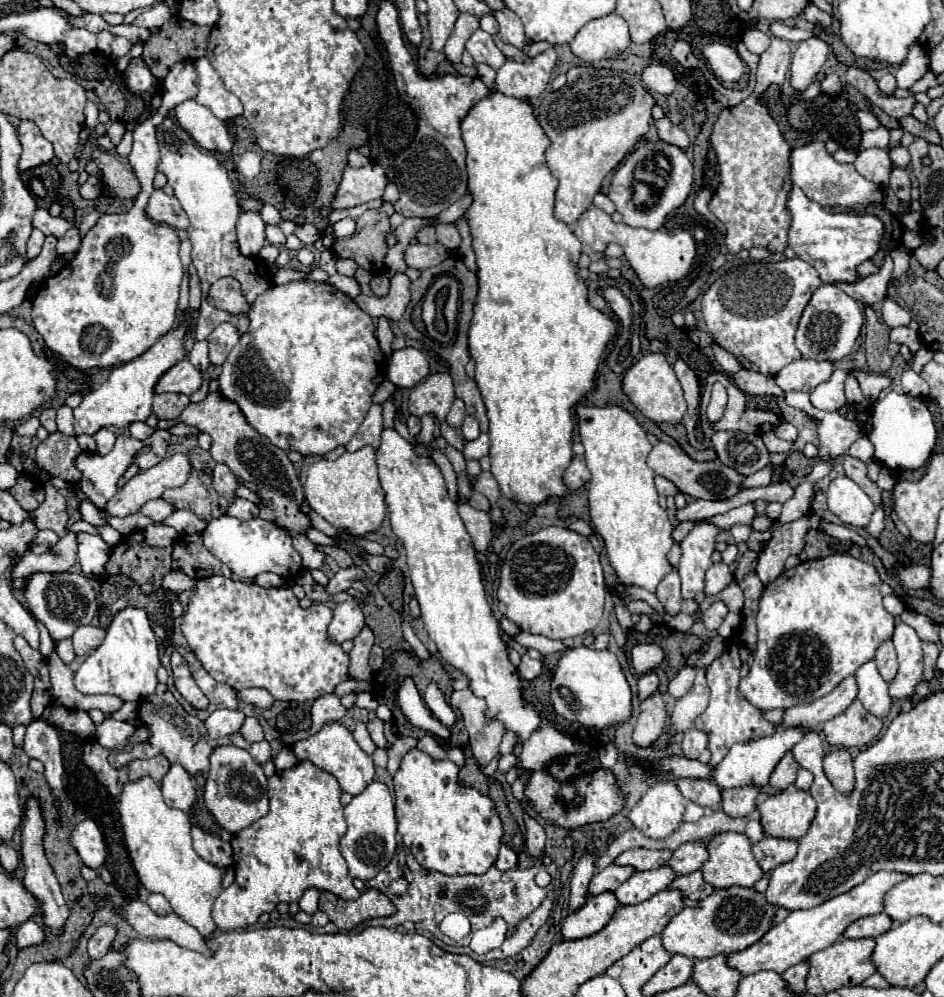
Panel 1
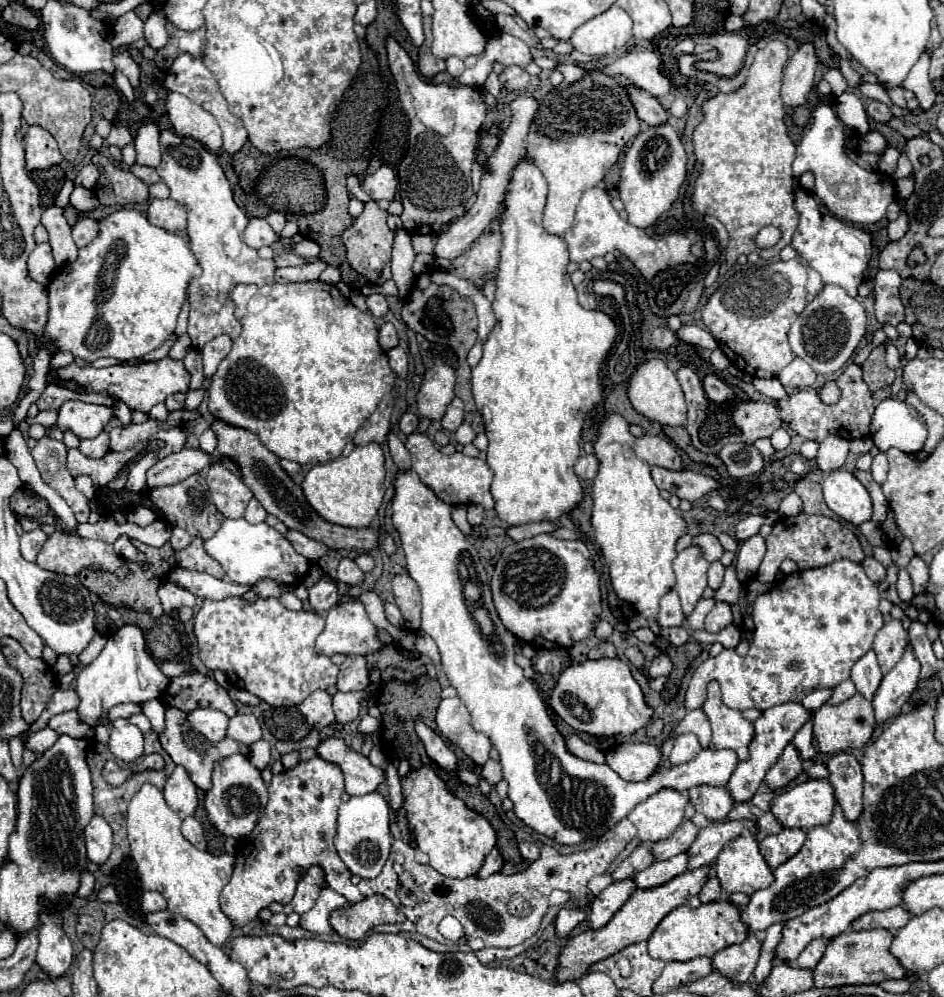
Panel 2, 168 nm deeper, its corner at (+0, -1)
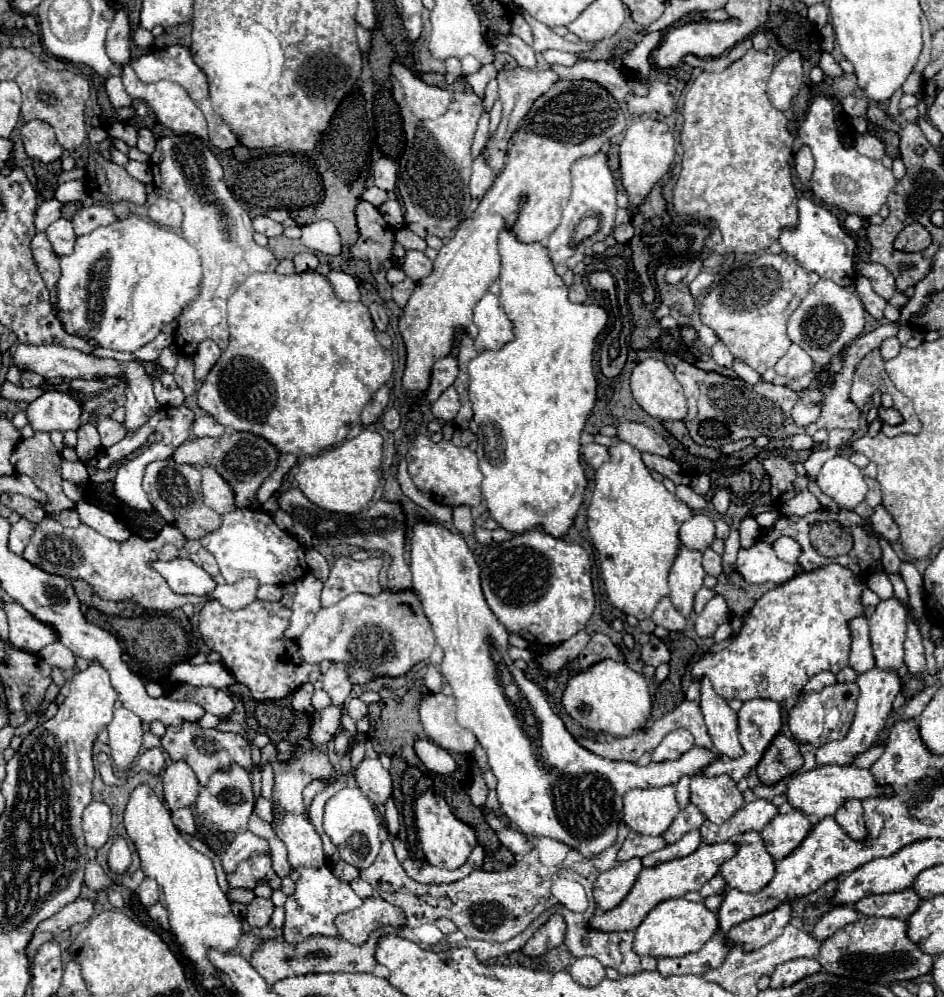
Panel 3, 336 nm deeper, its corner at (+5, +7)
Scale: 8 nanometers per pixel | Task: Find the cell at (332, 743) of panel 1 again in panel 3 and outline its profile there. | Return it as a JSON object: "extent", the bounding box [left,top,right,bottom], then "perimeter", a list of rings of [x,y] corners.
{"extent":[354,760,392,804],"perimeter":[[[362,760],[354,780],[356,780],[356,786],[374,804],[386,804],[386,800],[392,796],[390,772],[378,760]]]}

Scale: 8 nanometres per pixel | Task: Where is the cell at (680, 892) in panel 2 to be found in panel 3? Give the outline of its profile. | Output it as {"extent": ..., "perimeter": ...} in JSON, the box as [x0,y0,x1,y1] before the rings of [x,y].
{"extent":[590,842,736,932],"perimeter":[[[720,842],[720,844],[702,844],[696,852],[692,852],[690,856],[678,858],[678,860],[670,860],[652,868],[644,868],[634,884],[634,888],[628,892],[628,896],[612,910],[604,912],[604,914],[596,914],[590,922],[592,928],[602,930],[602,932],[616,932],[616,930],[636,930],[640,926],[640,922],[646,918],[646,914],[658,906],[662,900],[670,900],[670,898],[680,898],[690,890],[700,890],[708,880],[712,880],[712,876],[718,874],[720,864],[724,864],[724,860],[732,858],[736,854],[736,844],[734,842]]]}

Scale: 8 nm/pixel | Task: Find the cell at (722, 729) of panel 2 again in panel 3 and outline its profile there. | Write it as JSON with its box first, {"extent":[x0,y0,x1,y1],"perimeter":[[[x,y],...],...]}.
{"extent":[700,678,744,758],"perimeter":[[[702,678],[700,708],[716,752],[728,758],[740,758],[744,750],[738,742],[738,716],[726,704],[726,700],[712,690],[712,684],[708,678]]]}

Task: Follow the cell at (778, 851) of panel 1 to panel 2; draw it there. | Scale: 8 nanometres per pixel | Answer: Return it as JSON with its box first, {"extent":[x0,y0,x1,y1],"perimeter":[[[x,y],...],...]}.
{"extent":[759,828,805,870],"perimeter":[[[791,828],[791,830],[781,830],[779,834],[767,836],[759,842],[759,852],[763,854],[767,866],[771,870],[775,870],[777,866],[781,866],[783,862],[787,862],[793,854],[797,854],[801,850],[805,842],[805,832]]]}

